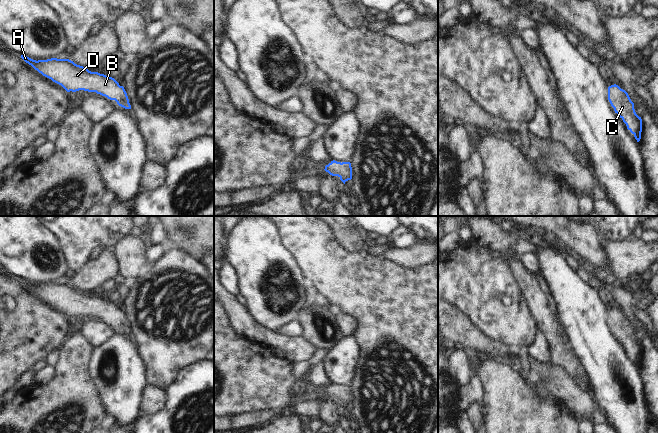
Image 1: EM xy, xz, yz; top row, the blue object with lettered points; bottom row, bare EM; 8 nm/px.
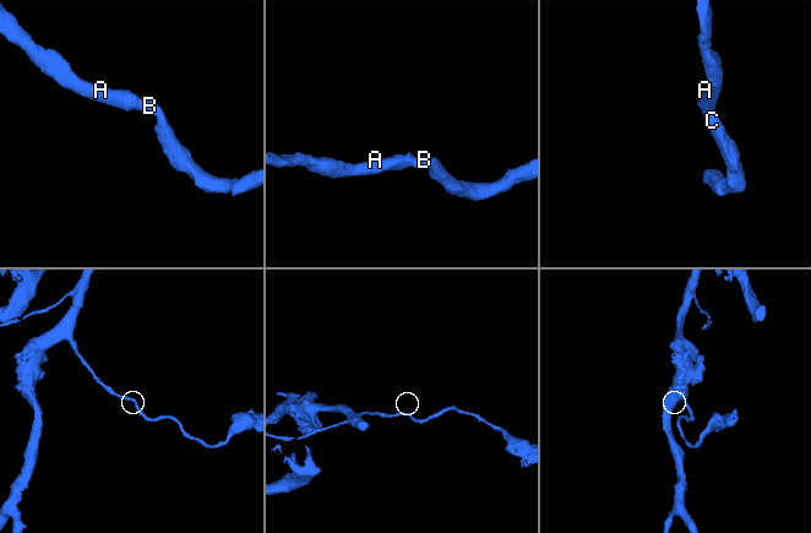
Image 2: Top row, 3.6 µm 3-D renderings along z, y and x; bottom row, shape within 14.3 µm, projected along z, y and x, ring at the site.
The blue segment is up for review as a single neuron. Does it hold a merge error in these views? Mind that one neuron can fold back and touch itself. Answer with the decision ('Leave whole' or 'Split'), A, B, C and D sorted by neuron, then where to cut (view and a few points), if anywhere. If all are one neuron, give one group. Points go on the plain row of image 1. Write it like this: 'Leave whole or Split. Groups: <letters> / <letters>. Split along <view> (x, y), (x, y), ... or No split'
Leave whole. Groups: A B C D. No split

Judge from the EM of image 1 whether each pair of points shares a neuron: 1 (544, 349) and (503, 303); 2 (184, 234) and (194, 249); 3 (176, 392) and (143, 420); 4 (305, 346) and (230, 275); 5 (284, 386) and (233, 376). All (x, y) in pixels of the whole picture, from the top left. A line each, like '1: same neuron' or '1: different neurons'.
1: different neurons
2: same neuron
3: same neuron
4: different neurons
5: same neuron

